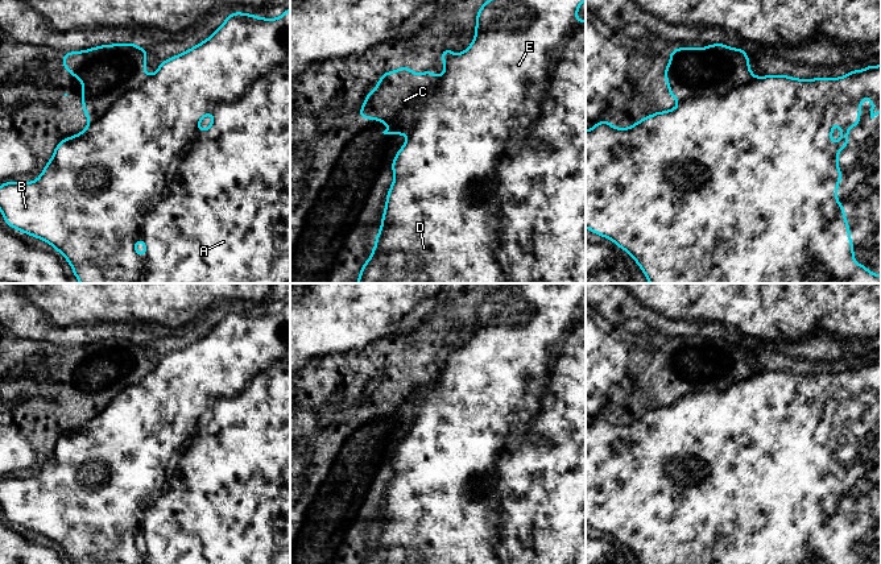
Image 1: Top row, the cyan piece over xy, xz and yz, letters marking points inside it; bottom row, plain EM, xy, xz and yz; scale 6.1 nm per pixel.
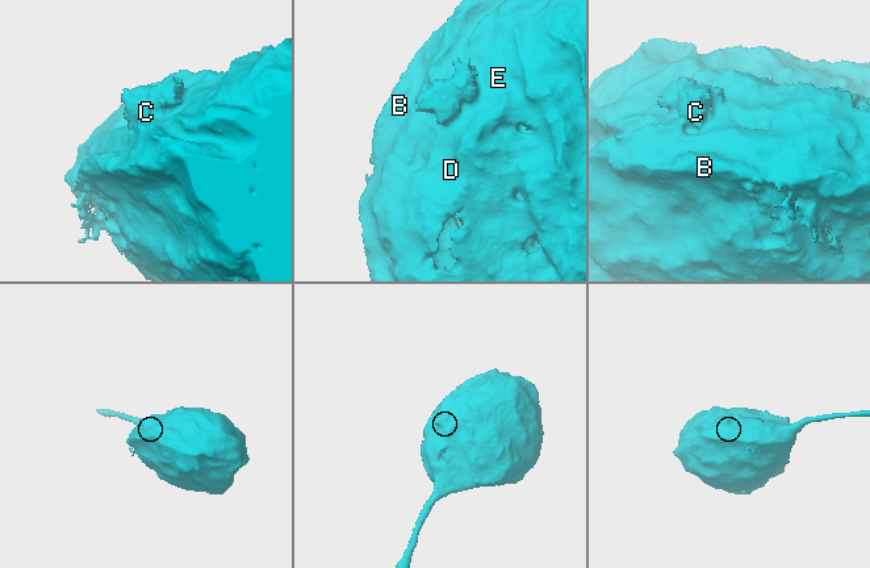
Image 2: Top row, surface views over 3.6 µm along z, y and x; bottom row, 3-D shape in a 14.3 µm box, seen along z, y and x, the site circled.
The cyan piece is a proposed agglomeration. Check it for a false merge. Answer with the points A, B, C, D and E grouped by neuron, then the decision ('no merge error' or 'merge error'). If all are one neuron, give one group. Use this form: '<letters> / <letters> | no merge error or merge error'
A B D E / C | merge error

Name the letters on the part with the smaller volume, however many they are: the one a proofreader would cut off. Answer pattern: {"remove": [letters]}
{"remove": ["C"]}

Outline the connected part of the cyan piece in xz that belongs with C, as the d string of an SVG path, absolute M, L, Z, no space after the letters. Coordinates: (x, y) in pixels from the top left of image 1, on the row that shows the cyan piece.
M409 66L385 71L373 91L364 98L364 105L359 108L360 120L372 119L389 124L384 134L410 134L415 127L418 94L433 91L437 86L435 71L417 75Z

